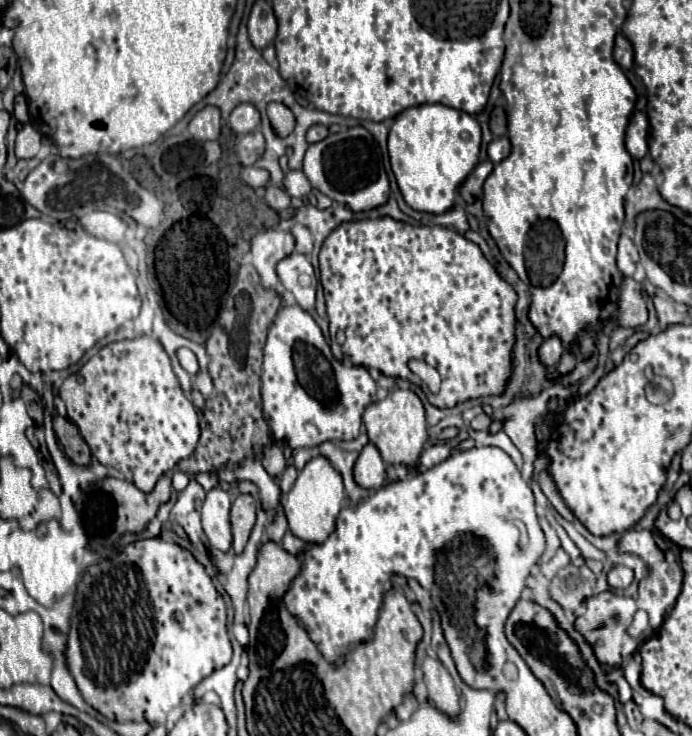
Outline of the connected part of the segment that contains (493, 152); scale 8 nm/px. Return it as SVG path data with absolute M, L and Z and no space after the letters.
M498 137L498 139L494 139L494 141L490 143L490 147L488 147L488 157L490 157L490 161L492 161L494 165L498 165L502 159L506 159L506 157L510 155L510 151L512 151L510 139L508 139L508 137Z

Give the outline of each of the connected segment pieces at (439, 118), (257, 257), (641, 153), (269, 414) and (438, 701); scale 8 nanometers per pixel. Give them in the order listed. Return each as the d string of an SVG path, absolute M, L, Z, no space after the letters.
M418 105L400 113L388 135L388 151L404 201L414 211L432 215L452 211L460 185L478 165L480 143L480 125L476 117L464 111L446 105Z
M262 229L250 241L250 251L254 257L254 267L260 275L264 289L274 289L280 285L276 265L294 253L296 239L288 229Z
M640 111L632 115L632 123L628 125L628 135L626 135L626 147L628 153L634 159L642 159L648 153L648 143L650 143L650 123L648 117Z
M286 305L278 309L268 339L264 345L264 363L262 363L262 403L264 403L264 419L270 425L274 441L278 445L288 445L290 449L312 447L322 441L352 441L360 433L362 413L368 405L376 403L376 383L370 377L366 367L346 367L338 359L334 359L330 345L326 343L320 327L314 317L298 305Z
M428 657L422 663L422 671L424 671L424 683L428 685L430 703L436 705L450 719L456 719L460 713L460 697L446 667L440 661Z

